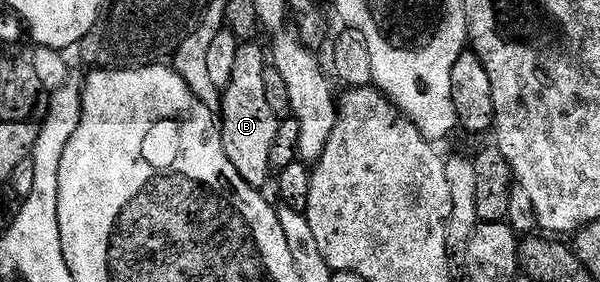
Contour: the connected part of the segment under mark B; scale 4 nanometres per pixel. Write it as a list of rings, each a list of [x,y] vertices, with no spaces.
[[[245,40],[238,45],[235,52],[235,68],[229,85],[224,87],[223,97],[219,102],[219,129],[221,143],[227,152],[227,160],[235,166],[248,186],[264,187],[264,182],[271,178],[271,143],[275,141],[277,117],[271,112],[271,104],[267,104],[267,88],[265,72],[267,54],[256,46],[256,41]]]

